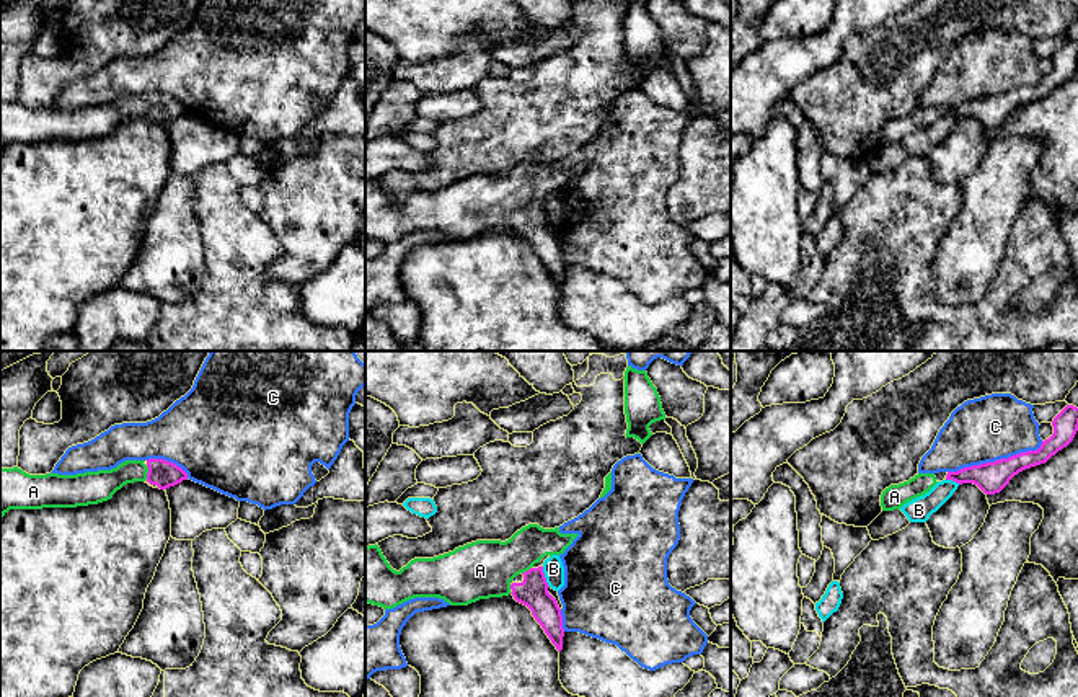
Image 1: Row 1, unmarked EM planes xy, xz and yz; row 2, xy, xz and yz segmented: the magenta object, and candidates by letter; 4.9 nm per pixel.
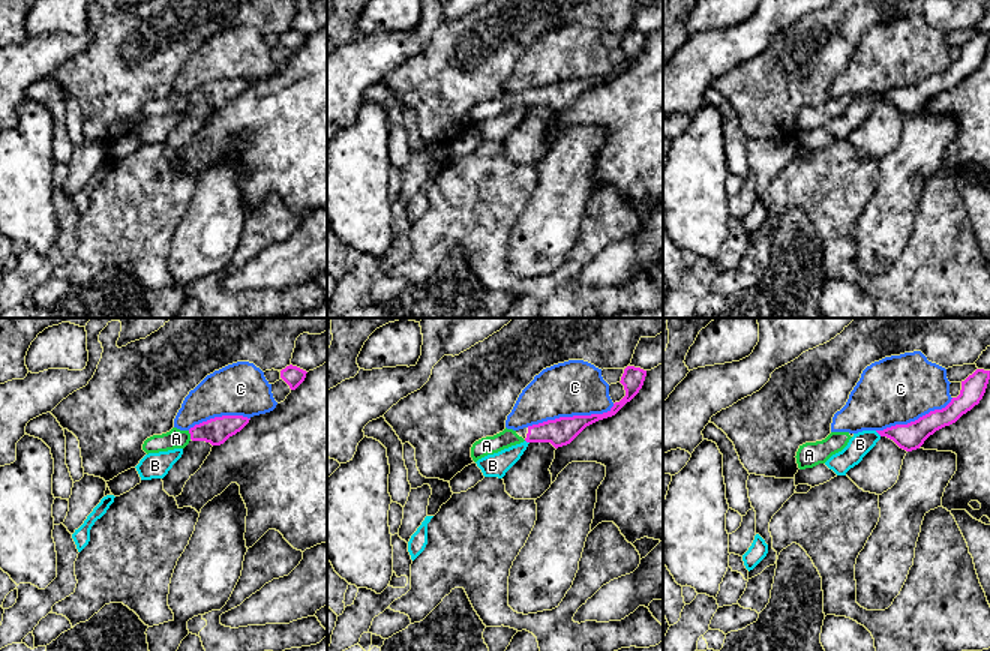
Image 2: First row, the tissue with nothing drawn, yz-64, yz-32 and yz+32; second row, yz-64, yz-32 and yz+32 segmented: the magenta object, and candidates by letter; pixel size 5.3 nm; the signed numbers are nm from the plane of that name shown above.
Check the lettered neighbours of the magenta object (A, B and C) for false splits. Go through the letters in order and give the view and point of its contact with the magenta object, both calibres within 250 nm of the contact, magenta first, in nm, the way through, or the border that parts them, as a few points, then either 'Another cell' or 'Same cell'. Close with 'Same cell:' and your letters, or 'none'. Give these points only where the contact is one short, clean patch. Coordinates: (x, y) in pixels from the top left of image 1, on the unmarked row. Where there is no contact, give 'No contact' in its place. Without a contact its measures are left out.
A: Touches magenta at xy (149, 106). Thickness 140 nm (magenta) against 150 nm. Path across: xy (163, 108), (149, 106), (124, 106), (100, 119). Same cell
B: Touches magenta at xz (543, 211). Thickness 150 nm (magenta) against 100 nm. Boundary: xz (542, 201), (545, 216), (550, 221). Another cell
C: Touches magenta at yz (995, 95). Thickness 160 nm (magenta) against 320 nm. Another cell
Same cell: A

